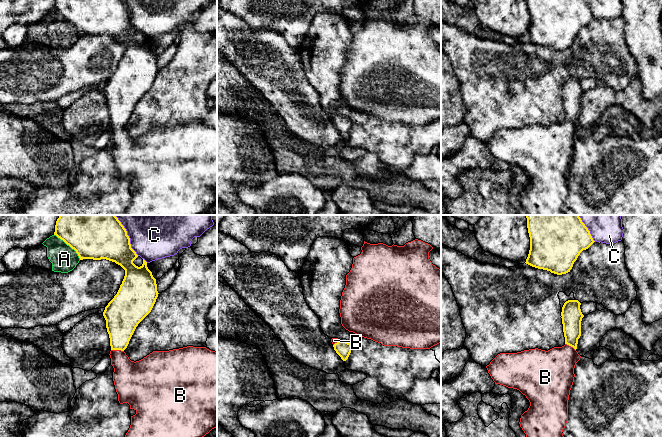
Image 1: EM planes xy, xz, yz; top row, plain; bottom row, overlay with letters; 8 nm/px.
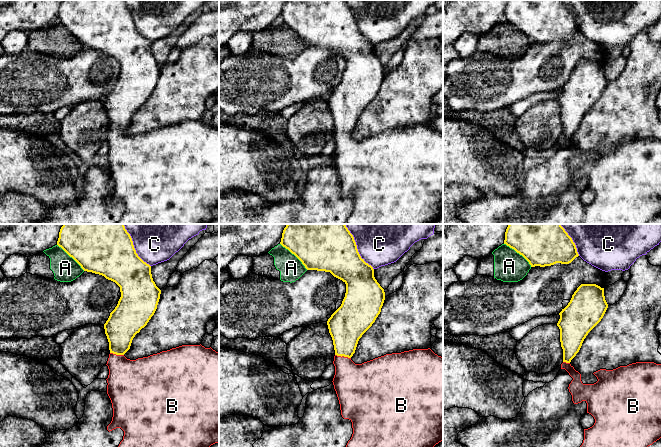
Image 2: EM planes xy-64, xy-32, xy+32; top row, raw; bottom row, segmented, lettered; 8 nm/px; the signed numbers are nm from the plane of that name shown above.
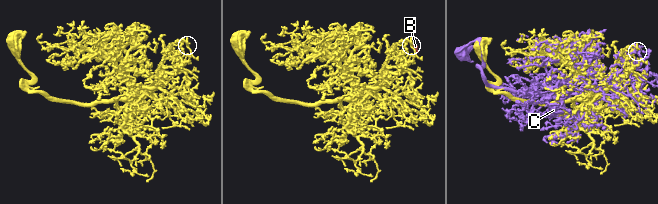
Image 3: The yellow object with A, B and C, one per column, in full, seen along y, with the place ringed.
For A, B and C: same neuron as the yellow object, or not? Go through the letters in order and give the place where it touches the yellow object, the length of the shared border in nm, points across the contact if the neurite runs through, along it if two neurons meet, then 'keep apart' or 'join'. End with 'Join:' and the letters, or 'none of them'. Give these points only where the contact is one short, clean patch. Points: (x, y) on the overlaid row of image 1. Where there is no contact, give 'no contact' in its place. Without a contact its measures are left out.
A: xy (69, 245) | 300 nm | keep apart
B: xy (117, 349) | 110 nm | across xy (122, 319), (117, 349), (118, 358), (129, 377) | join
C: xy (127, 235) | 380 nm | keep apart
Join: B

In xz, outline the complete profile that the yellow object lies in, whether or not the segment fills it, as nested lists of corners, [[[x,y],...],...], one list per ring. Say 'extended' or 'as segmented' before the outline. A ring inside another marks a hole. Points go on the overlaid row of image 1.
extended | [[[332,338],[331,342],[336,353],[341,357],[343,361],[346,361],[352,350],[351,344],[338,338]]]

